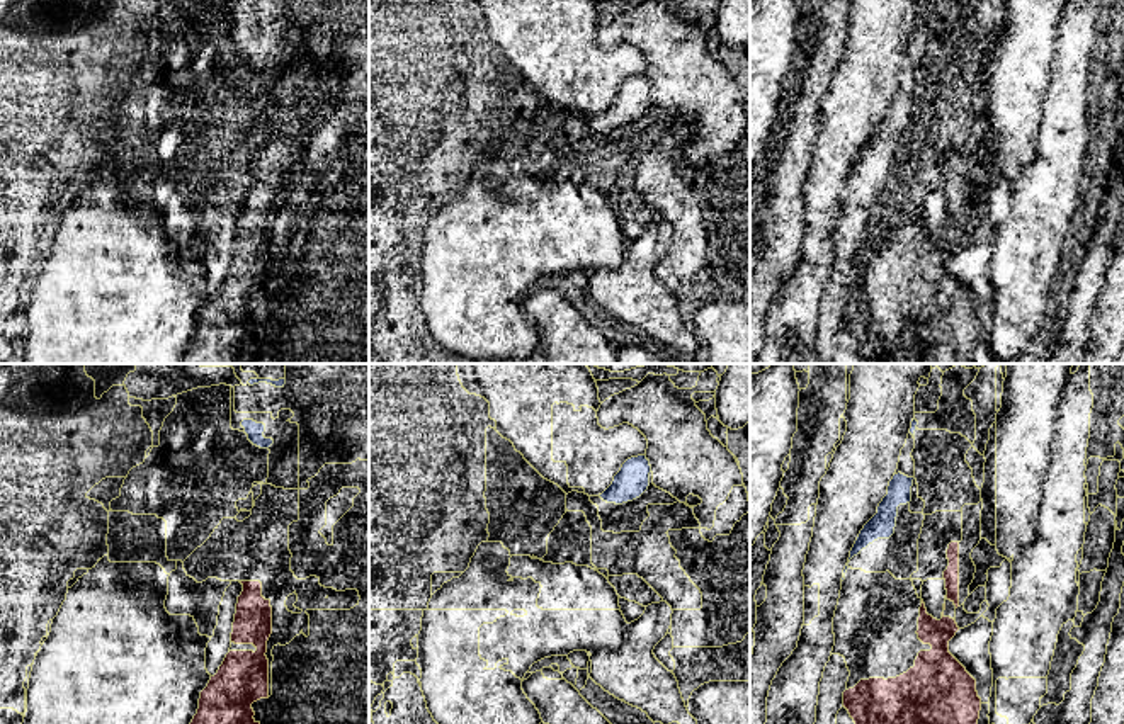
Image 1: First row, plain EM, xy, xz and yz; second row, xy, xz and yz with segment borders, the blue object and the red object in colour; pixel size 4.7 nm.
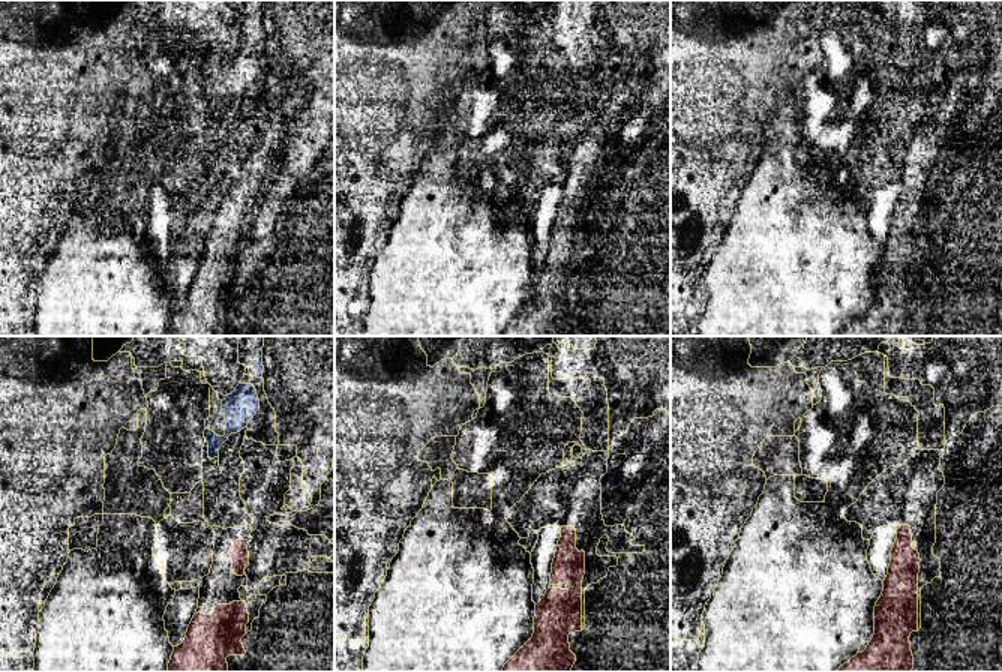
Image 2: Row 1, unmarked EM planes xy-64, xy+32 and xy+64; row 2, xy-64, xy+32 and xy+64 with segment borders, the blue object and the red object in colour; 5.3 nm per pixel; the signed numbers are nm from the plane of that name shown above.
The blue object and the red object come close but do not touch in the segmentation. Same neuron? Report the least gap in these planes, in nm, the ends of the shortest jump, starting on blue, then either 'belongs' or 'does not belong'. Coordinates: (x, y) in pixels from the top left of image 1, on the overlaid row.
gap 260 nm; span yz (893, 532), (948, 549); does not belong

